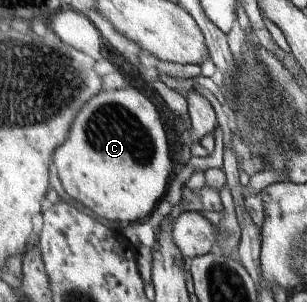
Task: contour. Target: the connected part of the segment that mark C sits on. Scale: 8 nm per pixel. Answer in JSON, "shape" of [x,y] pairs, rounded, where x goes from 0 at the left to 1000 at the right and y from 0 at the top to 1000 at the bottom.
{"shape":[[[430,288],[391,295],[378,308],[329,301],[287,331],[235,407],[235,454],[221,454],[221,467],[173,507],[173,540],[215,639],[264,666],[313,712],[407,745],[456,732],[495,705],[537,656],[567,586],[554,474],[515,364],[482,318]]]}

